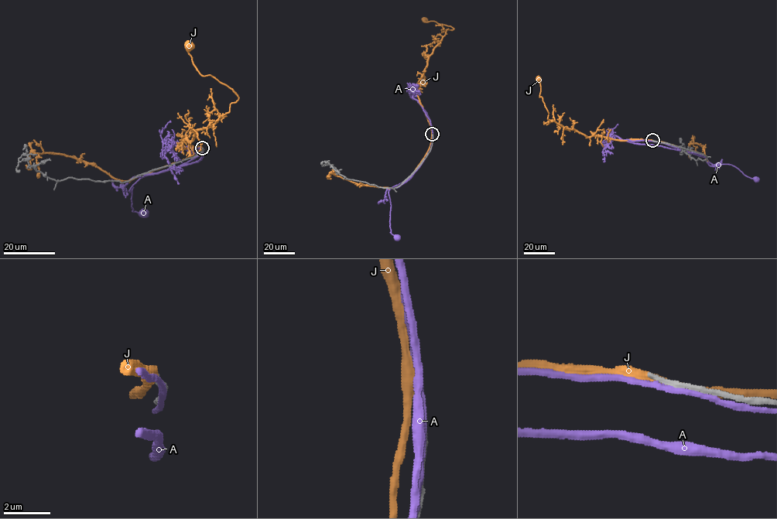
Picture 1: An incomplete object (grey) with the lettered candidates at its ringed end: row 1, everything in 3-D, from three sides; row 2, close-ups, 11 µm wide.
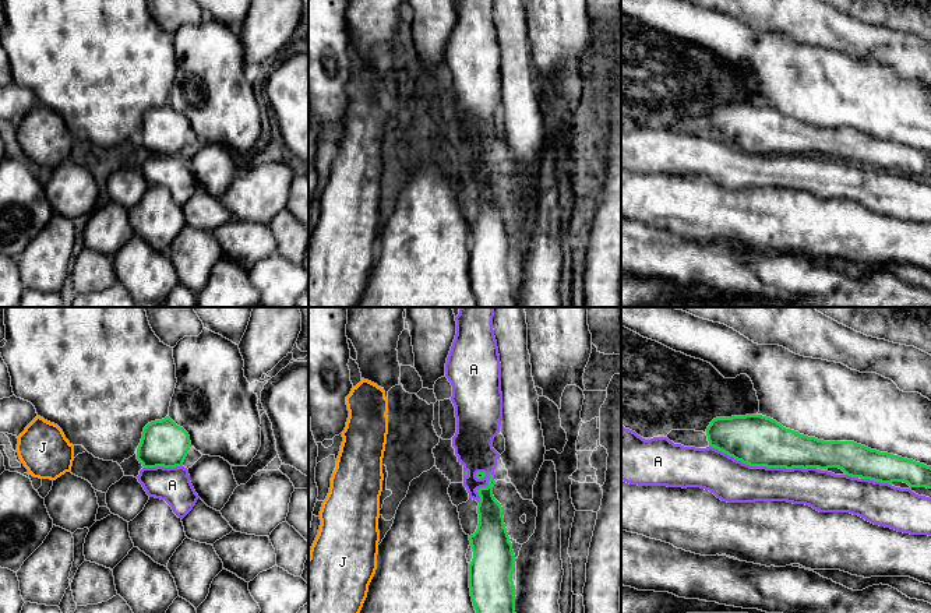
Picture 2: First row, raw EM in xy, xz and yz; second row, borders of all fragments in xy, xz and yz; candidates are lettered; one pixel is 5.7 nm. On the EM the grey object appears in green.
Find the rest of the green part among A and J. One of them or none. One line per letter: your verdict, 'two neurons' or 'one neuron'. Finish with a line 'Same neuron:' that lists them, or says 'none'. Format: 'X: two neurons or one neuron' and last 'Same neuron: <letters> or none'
A: two neurons
J: two neurons
Same neuron: none

